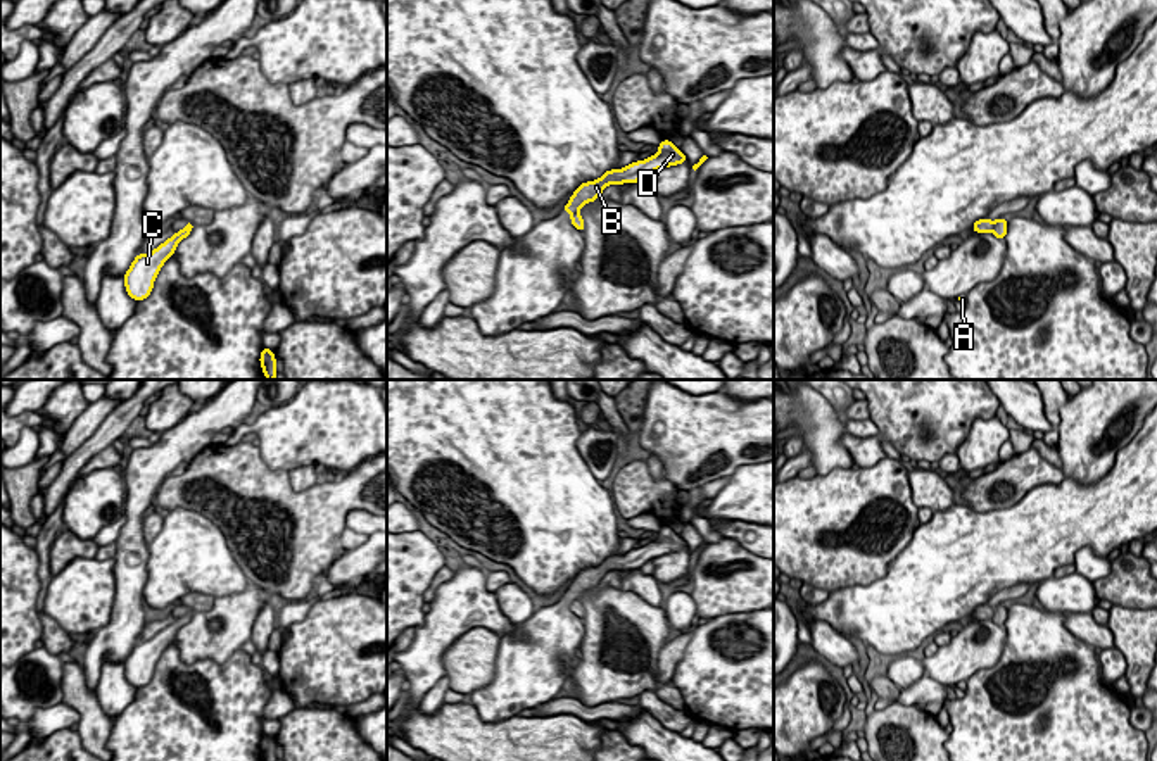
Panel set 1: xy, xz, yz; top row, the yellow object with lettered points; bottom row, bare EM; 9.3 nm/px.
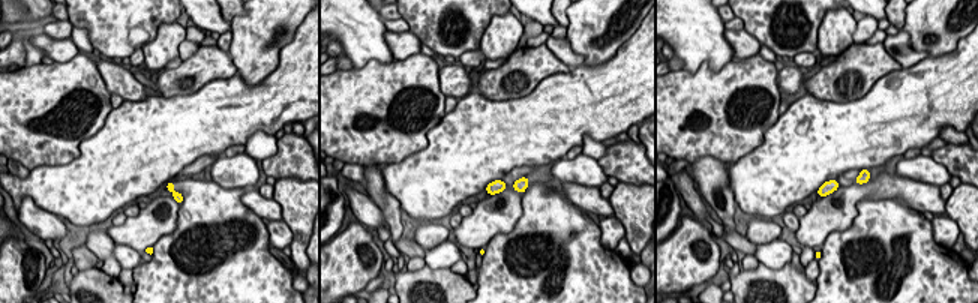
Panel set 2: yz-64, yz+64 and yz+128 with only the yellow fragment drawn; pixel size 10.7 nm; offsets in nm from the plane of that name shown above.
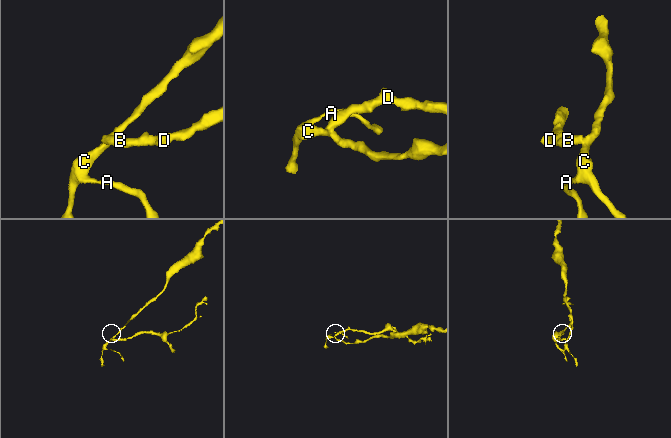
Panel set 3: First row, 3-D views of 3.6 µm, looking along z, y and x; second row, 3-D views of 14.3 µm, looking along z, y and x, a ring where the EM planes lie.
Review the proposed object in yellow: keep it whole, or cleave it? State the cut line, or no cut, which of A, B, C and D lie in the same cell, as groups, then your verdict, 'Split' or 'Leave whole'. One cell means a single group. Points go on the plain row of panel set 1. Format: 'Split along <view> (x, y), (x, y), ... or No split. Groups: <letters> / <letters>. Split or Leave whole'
Split along yz (995, 608), (992, 616). Groups: A C / B D. Split

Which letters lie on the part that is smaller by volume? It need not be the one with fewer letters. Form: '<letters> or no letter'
B, D

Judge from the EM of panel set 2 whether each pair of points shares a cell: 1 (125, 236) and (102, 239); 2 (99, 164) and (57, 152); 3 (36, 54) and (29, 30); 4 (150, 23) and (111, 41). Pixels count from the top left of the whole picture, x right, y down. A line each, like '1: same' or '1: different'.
1: different
2: different
3: same
4: same

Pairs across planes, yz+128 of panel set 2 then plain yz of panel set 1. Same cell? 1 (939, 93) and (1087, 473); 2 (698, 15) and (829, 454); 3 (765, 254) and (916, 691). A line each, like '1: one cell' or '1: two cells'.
1: two cells
2: one cell
3: one cell

